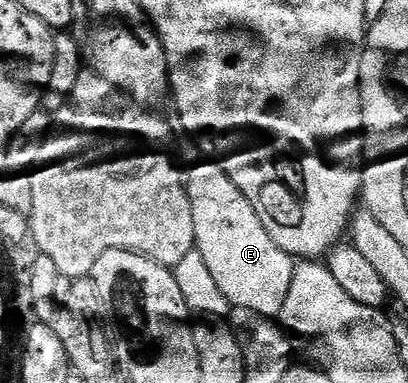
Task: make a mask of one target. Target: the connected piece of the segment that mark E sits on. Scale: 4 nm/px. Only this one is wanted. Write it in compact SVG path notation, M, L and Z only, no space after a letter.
M218 162L204 163L208 164L196 164L186 172L190 210L194 210L195 249L202 254L215 285L229 299L232 308L254 310L269 318L279 317L286 294L290 294L297 261L266 234L262 218L258 218L242 190L230 182L226 170Z

